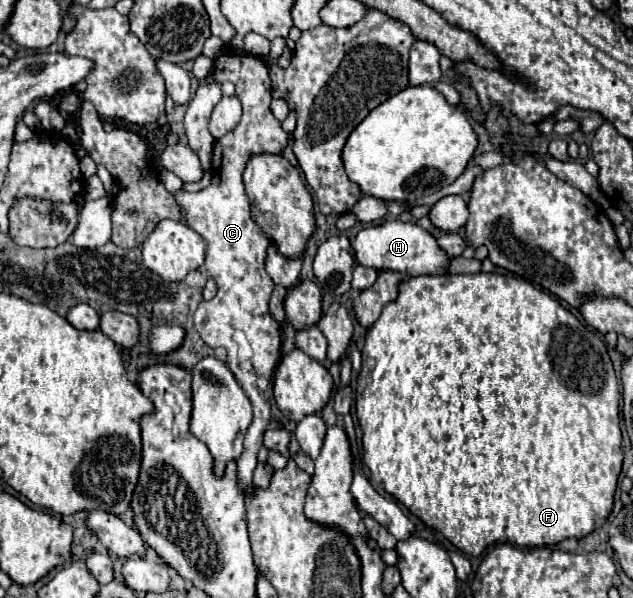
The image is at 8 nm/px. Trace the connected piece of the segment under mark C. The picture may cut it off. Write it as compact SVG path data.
M224 45L214 59L212 73L200 79L198 85L226 79L236 85L236 95L242 103L242 119L234 131L214 143L210 185L198 193L180 189L174 197L182 209L184 223L200 233L204 241L208 241L206 259L198 271L204 277L212 277L218 287L214 299L198 305L194 313L194 327L206 345L226 349L228 367L252 403L254 417L244 435L244 453L238 457L238 481L242 491L248 495L252 491L256 453L262 447L262 433L268 429L270 419L272 375L280 361L280 325L268 311L274 281L264 271L264 261L270 241L250 217L250 201L244 191L242 173L252 155L282 153L288 145L288 133L270 111L272 81L268 75L268 65L262 57L238 53L234 47Z

